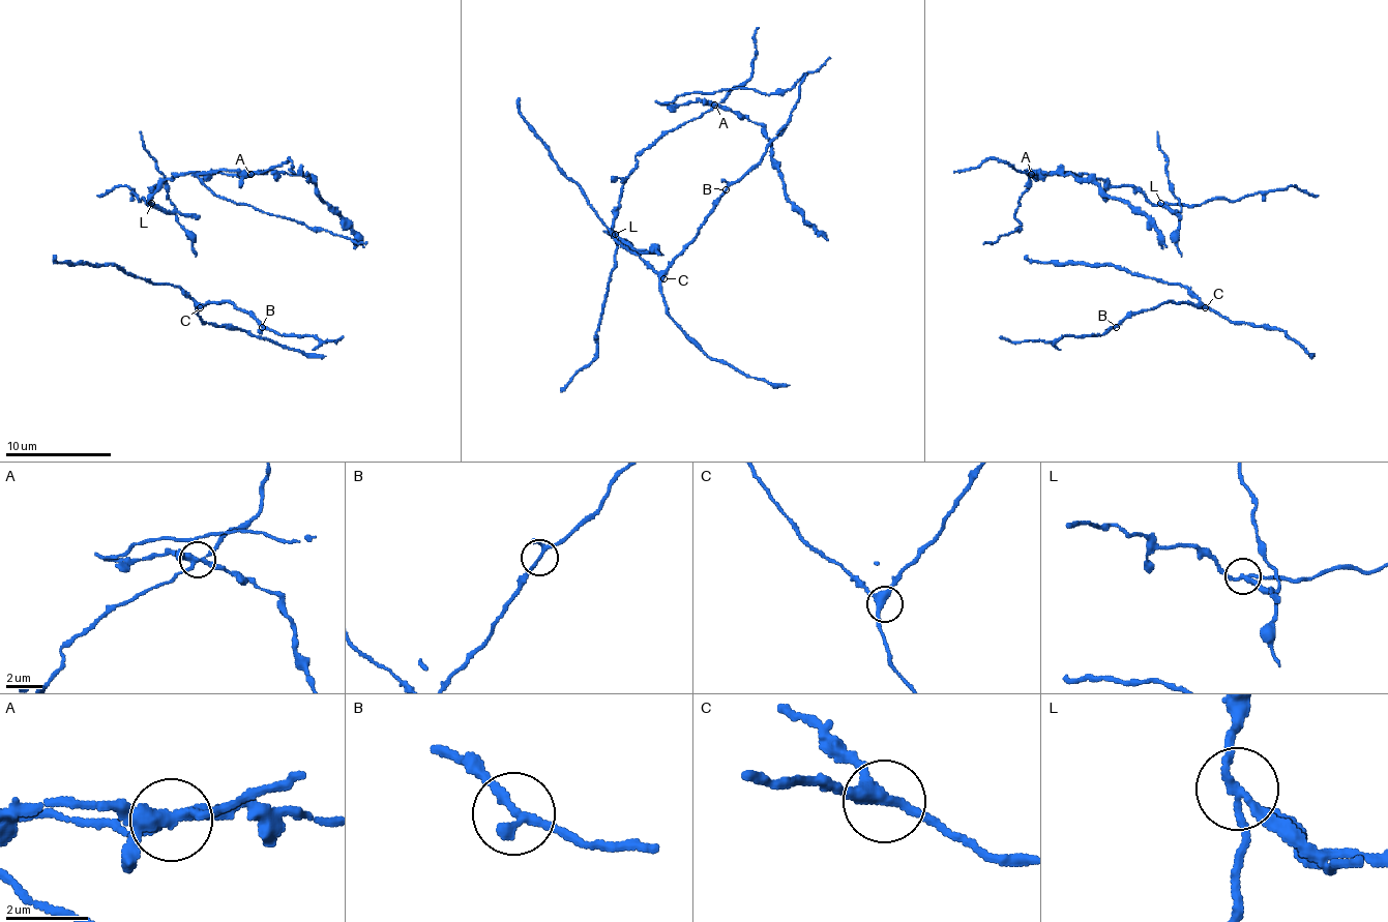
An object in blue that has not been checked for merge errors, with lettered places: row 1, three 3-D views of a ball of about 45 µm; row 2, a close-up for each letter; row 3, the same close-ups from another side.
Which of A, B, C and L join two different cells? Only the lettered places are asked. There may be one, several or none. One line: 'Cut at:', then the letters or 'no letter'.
Cut at: A, L

